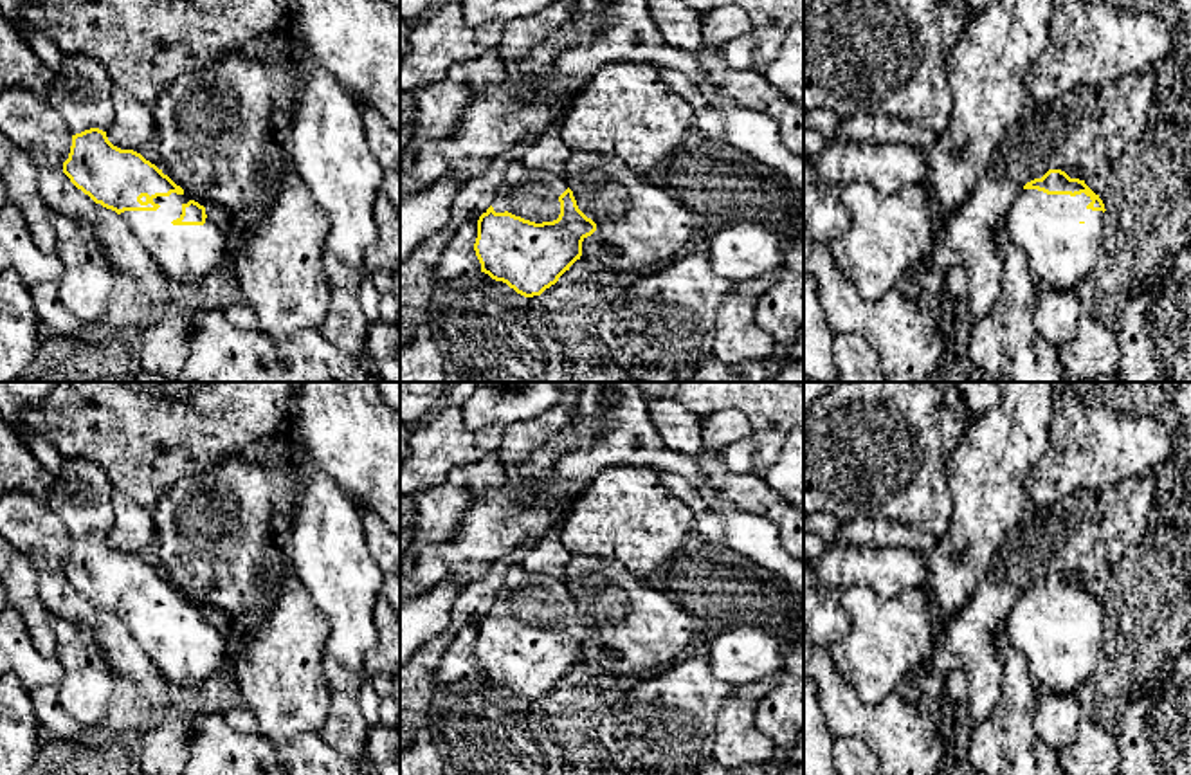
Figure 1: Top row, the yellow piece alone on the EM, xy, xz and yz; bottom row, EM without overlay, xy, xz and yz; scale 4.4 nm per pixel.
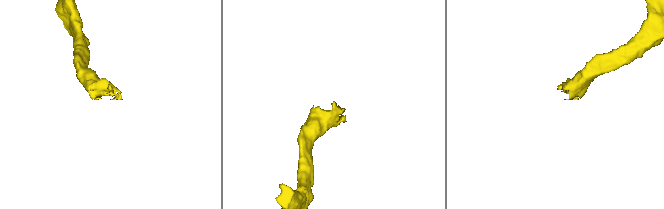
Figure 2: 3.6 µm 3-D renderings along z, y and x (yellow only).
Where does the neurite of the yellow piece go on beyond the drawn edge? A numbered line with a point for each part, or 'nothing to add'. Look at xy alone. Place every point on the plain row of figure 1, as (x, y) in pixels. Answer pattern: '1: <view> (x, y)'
1: xy (188, 658)

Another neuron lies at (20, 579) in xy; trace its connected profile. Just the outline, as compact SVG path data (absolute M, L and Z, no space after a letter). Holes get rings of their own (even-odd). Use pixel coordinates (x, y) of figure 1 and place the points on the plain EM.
M0 535L0 582L7 593L7 604L16 607L25 618L25 625L34 647L43 656L54 656L58 638L49 622L50 613L38 595L38 571Z

